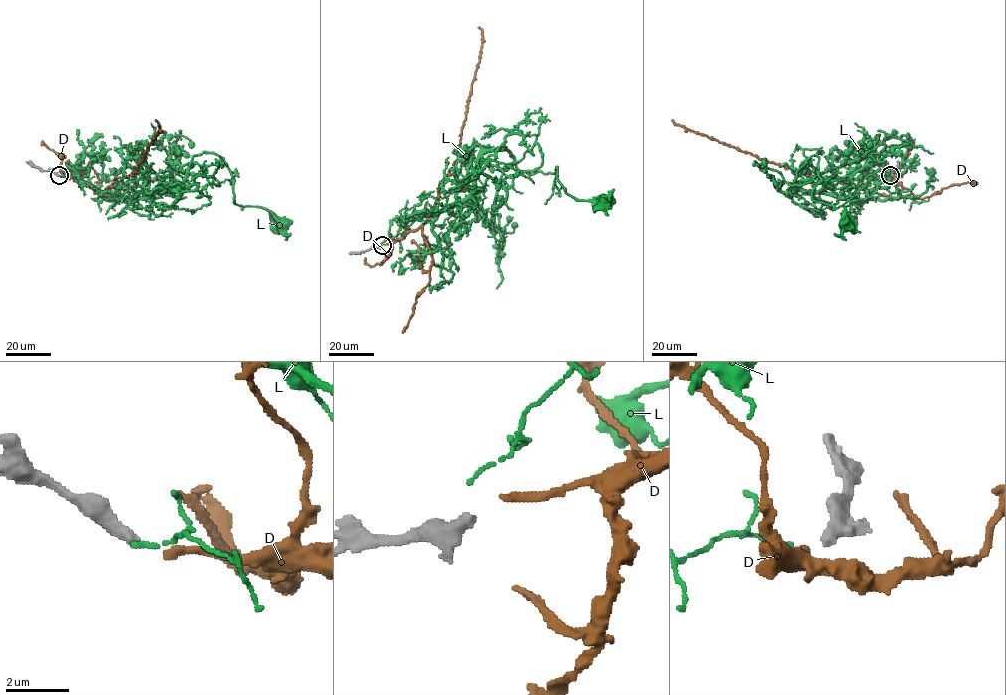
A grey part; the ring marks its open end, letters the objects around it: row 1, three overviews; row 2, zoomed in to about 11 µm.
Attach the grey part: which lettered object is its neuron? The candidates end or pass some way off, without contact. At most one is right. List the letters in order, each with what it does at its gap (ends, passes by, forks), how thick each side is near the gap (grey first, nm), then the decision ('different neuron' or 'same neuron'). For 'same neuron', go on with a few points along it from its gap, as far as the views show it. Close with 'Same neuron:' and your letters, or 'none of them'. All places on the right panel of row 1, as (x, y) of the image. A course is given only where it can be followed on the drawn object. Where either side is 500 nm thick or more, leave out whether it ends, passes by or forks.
D: it ends | 400/240 nm | same neuron | via (889, 176), (865, 191), (831, 176), (806, 175), (759, 159), (676, 125), (672, 119)
L: it ends | 400/100 nm | different neuron
Same neuron: D

